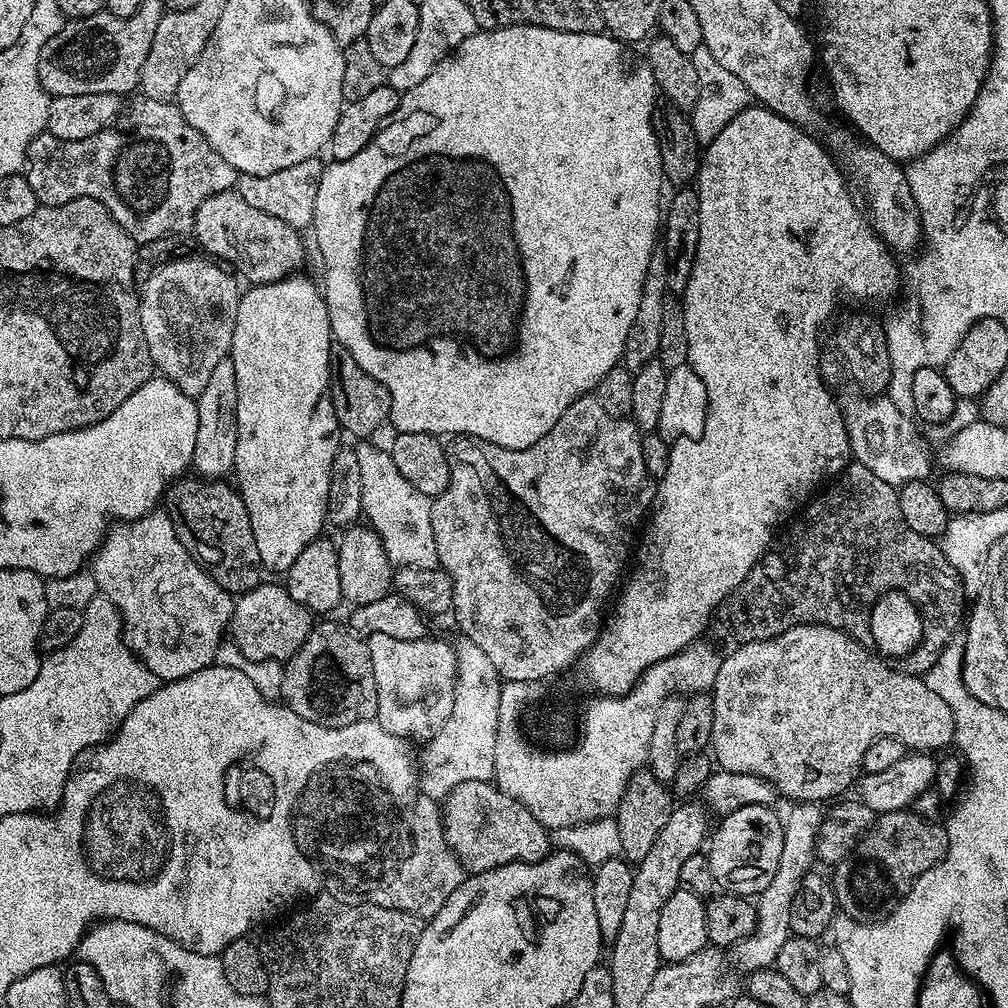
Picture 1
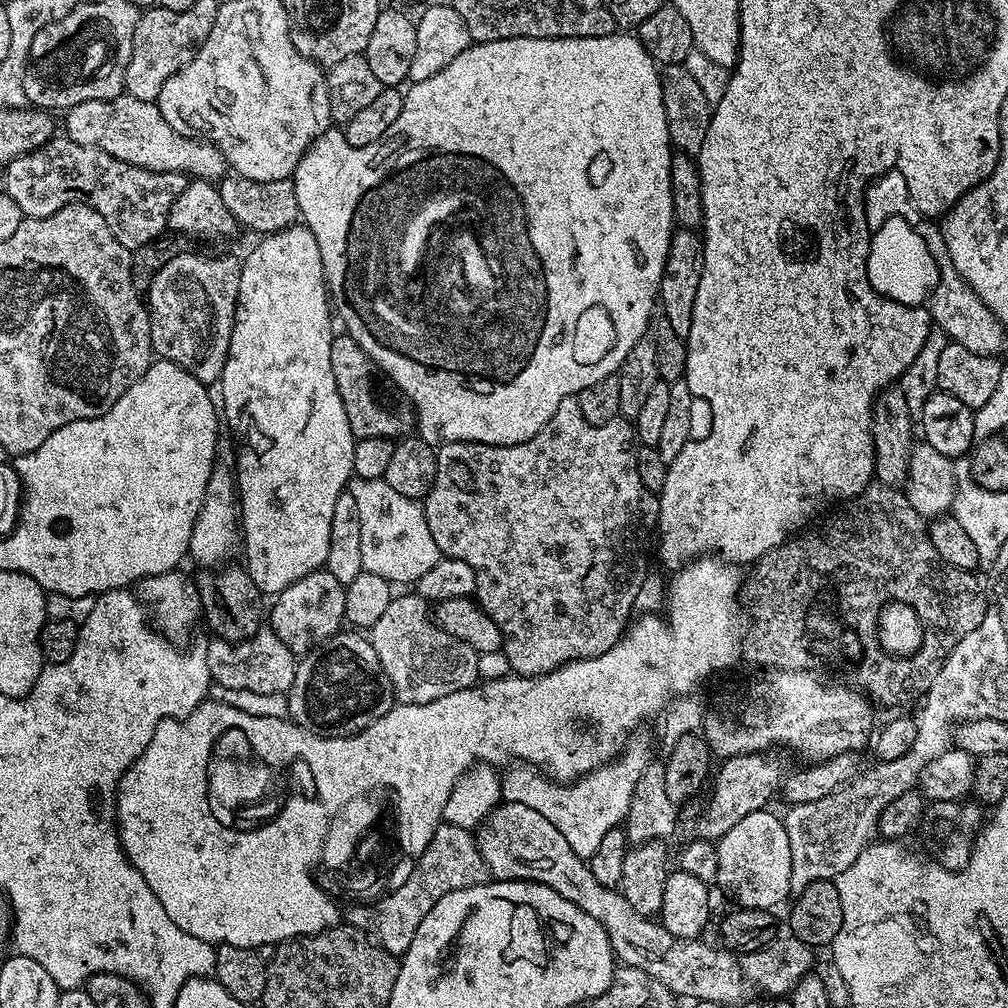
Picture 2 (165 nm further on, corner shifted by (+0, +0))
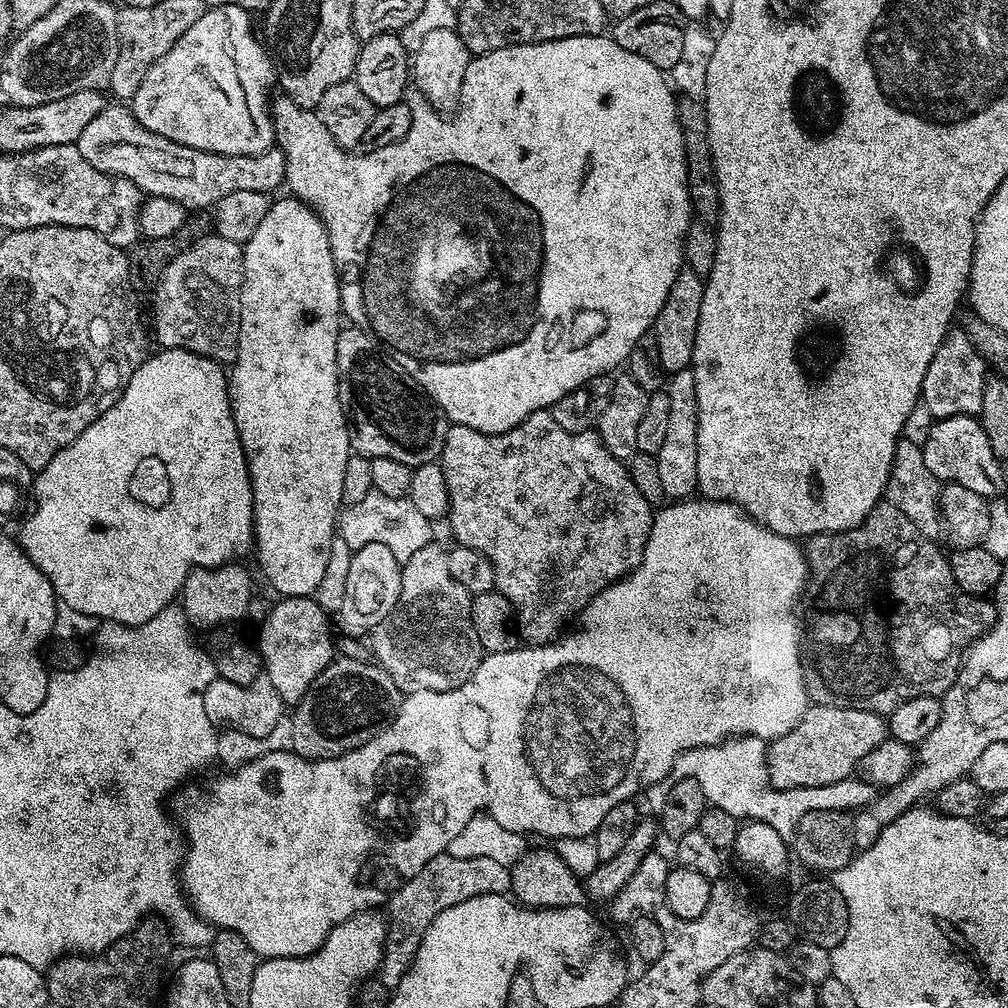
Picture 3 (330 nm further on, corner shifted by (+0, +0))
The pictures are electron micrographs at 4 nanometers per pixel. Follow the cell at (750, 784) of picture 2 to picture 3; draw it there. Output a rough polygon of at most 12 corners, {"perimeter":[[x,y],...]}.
{"perimeter":[[809,703],[767,745],[774,788],[842,782],[889,736],[879,712]]}

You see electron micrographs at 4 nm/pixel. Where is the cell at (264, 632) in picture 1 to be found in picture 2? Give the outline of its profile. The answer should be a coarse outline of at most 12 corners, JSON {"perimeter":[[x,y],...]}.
{"perimeter":[[271,630],[206,648],[221,689],[286,694],[298,660]]}

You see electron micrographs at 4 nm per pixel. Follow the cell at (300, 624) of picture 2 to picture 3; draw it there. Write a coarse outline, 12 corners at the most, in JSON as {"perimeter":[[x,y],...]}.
{"perimeter":[[286,596],[259,625],[263,675],[294,706],[334,659],[329,613]]}

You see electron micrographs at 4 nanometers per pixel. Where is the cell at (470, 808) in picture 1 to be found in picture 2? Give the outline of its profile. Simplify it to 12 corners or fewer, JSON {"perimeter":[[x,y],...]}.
{"perimeter":[[501,802],[474,832],[497,880],[590,914],[623,967],[721,1006],[750,985],[729,949],[674,938],[590,874],[554,822]]}

